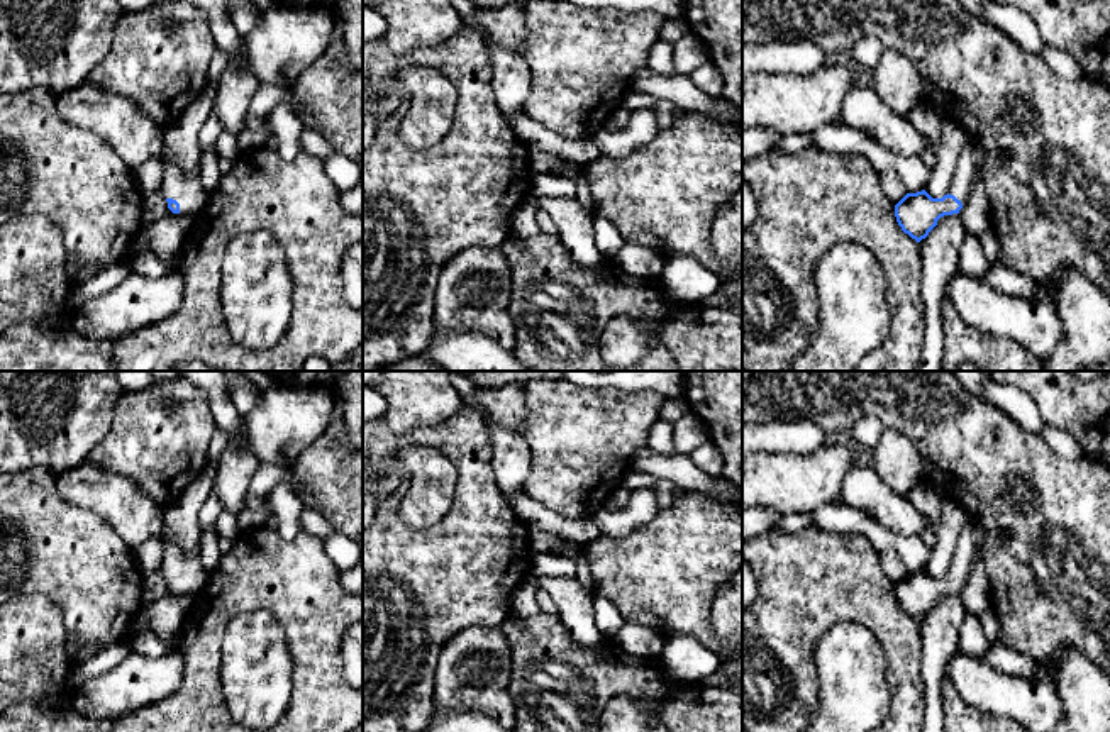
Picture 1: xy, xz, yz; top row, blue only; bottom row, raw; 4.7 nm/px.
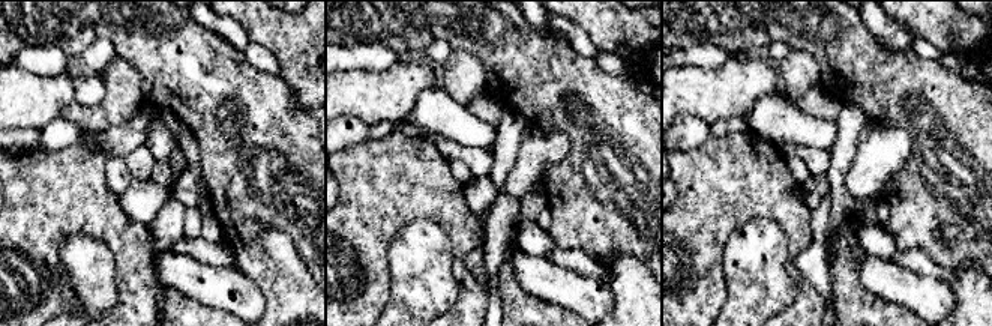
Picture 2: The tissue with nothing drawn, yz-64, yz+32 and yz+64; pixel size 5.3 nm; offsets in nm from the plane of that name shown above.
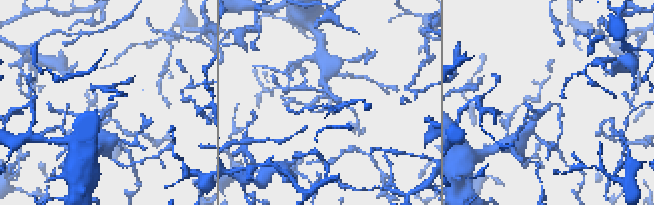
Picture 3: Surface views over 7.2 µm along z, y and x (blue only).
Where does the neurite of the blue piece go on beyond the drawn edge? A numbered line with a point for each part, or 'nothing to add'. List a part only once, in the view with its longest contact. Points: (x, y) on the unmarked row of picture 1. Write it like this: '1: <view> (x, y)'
1: xy (185, 566)

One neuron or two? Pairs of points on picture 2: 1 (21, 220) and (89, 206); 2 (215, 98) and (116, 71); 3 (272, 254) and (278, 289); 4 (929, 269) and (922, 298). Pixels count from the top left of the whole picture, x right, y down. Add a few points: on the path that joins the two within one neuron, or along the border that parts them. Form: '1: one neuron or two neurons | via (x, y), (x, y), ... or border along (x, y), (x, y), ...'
1: one neuron | via (38, 215), (44, 209), (69, 209), (72, 206)
2: two neurons | border along (116, 54), (138, 71), (144, 104)
3: one neuron | via (273, 263), (278, 269), (278, 280)
4: two neurons | border along (895, 262), (917, 274), (932, 275), (949, 284)

